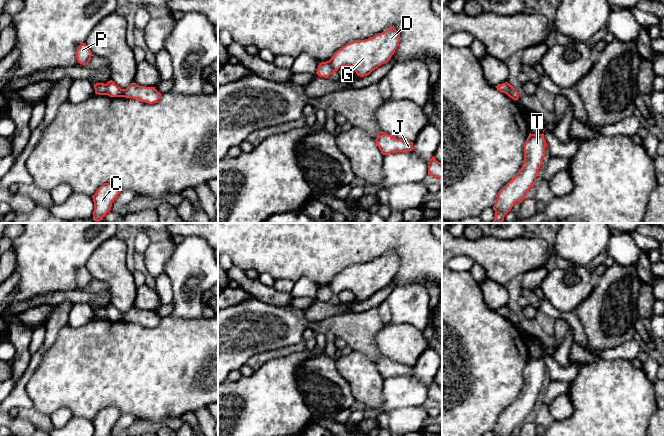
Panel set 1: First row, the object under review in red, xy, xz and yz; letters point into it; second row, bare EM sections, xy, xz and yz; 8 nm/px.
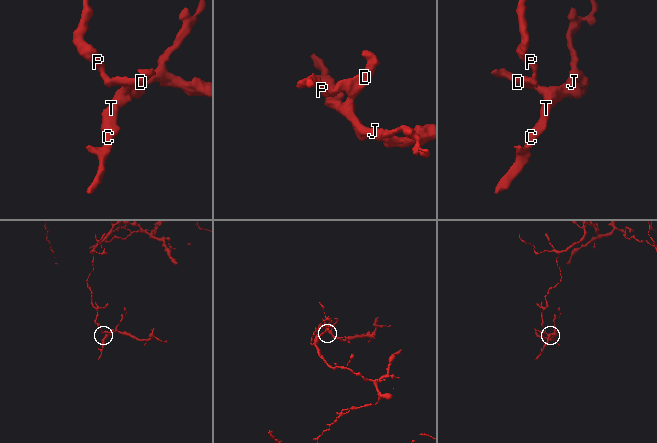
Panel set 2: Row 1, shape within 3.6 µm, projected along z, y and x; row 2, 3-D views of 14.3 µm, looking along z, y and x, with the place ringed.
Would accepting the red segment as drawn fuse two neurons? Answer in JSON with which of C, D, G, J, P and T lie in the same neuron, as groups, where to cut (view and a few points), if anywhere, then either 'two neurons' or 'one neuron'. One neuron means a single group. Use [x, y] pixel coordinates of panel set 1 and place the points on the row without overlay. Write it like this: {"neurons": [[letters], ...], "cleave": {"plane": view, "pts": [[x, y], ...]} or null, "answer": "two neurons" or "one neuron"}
{"neurons": [["C", "D", "G", "J", "T"], ["P"]], "cleave": {"plane": "xy", "pts": [[105, 308], [107, 318]]}, "answer": "two neurons"}

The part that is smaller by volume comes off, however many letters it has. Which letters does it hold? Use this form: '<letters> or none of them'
C, D, G, J, T

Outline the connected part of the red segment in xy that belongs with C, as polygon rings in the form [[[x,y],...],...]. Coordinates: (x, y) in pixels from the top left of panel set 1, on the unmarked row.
[[[104,407],[92,420],[94,426],[93,436],[109,436],[112,427],[121,416],[121,411],[116,407]]]

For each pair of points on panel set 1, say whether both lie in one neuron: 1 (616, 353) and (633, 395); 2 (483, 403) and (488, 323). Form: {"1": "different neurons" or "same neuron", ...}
{"1": "different neurons", "2": "same neuron"}

